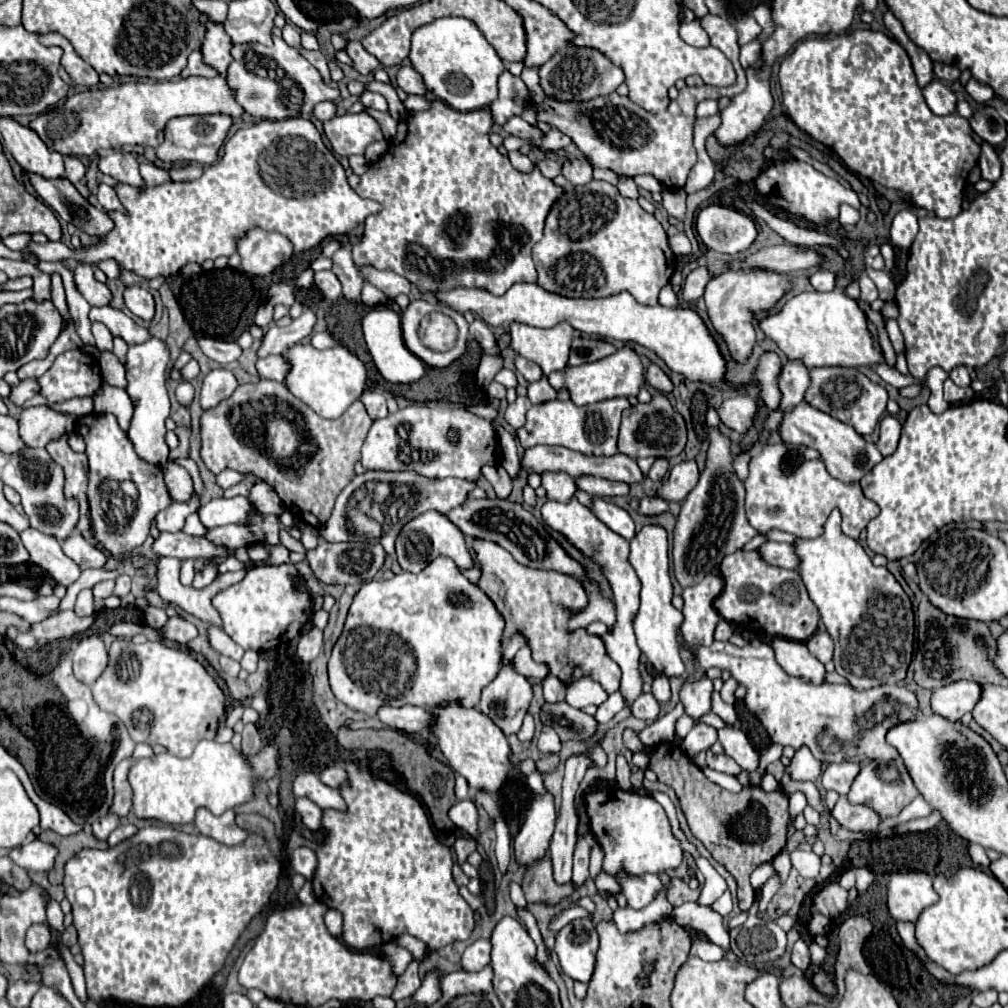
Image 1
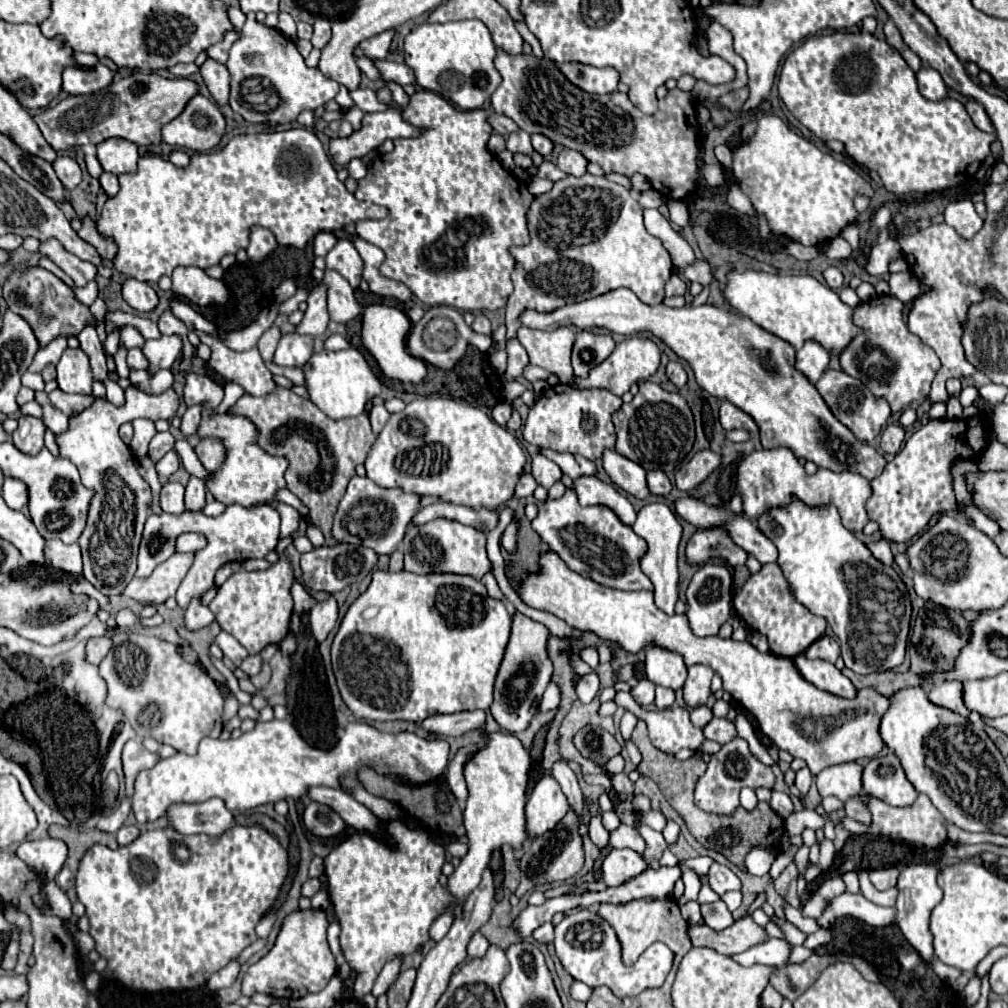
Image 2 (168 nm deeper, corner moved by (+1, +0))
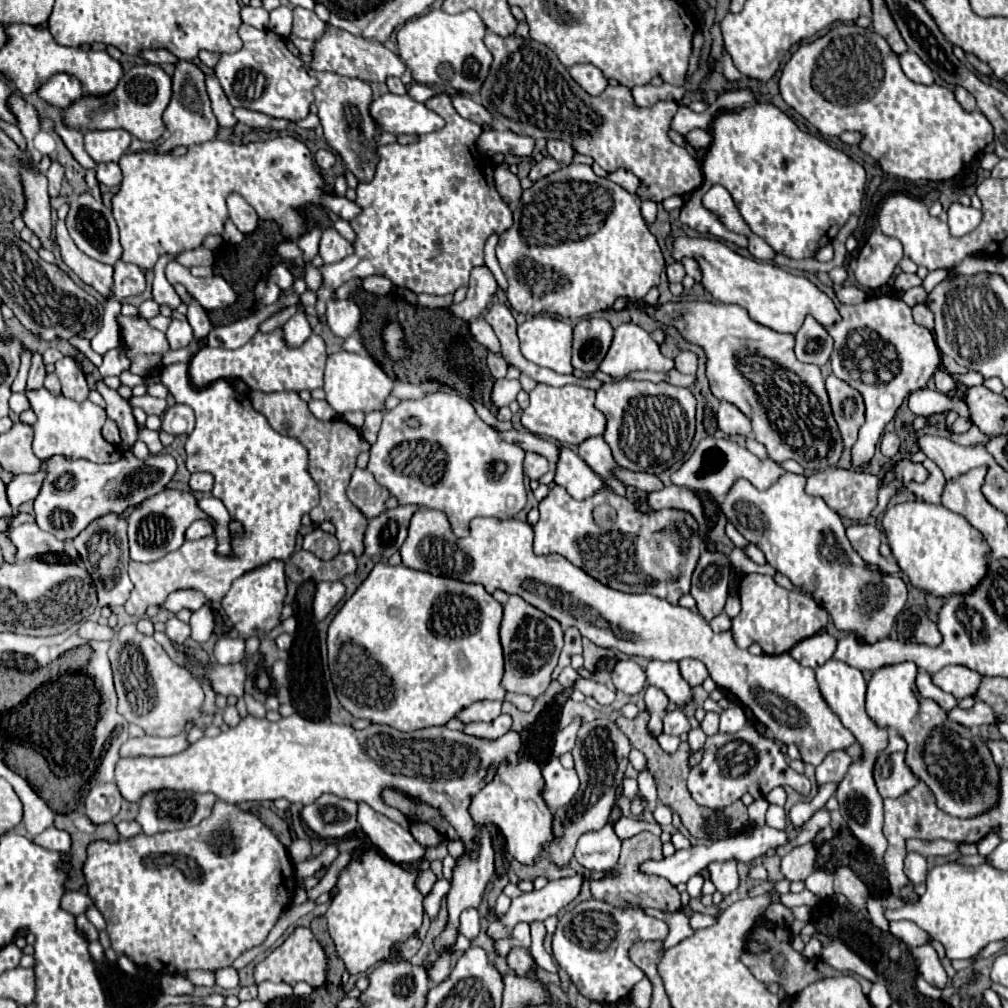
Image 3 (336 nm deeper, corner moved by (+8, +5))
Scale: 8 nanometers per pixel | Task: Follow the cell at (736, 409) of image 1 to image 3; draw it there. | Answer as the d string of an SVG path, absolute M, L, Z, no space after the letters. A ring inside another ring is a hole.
M720 402L720 408L716 412L718 428L726 434L750 434L750 420L730 402Z

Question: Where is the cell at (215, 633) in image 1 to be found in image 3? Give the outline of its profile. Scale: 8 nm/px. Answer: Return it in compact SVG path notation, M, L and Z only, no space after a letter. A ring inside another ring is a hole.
M222 636L214 646L214 658L218 664L232 664L244 656L244 640Z

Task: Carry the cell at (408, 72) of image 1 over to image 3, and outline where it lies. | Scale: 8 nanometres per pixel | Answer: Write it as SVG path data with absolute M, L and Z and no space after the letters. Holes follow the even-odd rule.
M328 24L328 30L326 30L326 36L316 40L314 60L312 60L310 68L334 72L334 74L340 74L340 76L358 78L358 80L364 80L364 82L386 82L386 78L402 76L404 70L406 70L402 58L396 56L394 52L390 52L384 44L374 44L370 40L362 40L362 36L352 36L350 32L334 28L330 24Z

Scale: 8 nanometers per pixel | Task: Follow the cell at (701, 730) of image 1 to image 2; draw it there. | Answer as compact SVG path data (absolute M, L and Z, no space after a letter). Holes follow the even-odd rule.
M717 717L703 729L703 733L705 733L707 739L713 739L713 741L717 741L717 743L721 743L721 745L725 745L725 743L729 743L731 739L737 737L735 723L729 721L729 719L717 719Z

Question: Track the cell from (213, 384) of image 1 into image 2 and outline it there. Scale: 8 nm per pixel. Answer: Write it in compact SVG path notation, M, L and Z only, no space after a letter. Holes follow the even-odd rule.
M195 405L195 407L189 407L183 417L181 417L181 433L183 435L193 435L197 433L197 427L199 427L199 421L201 421L201 405Z

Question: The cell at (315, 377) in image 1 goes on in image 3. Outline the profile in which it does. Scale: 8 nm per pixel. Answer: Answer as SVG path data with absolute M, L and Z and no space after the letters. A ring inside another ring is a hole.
M336 352L330 354L326 360L326 370L324 370L324 392L326 392L326 402L336 410L336 414L344 416L346 412L362 410L362 412L372 412L380 410L384 398L390 394L394 380L384 374L384 370L370 358L362 354L352 354L352 352Z

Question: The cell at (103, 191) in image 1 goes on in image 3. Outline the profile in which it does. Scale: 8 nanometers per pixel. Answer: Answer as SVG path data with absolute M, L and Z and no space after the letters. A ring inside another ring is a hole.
M116 162L114 164L98 164L96 166L96 178L104 186L118 186L122 180L122 172L120 172Z

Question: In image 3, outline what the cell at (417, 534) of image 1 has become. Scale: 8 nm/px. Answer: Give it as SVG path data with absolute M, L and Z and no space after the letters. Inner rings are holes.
M418 510L410 520L408 538L400 554L402 564L408 568L462 582L476 582L490 594L498 588L506 594L516 594L544 614L556 618L562 628L576 626L580 634L596 646L612 648L628 656L644 656L648 660L680 662L682 658L696 658L704 662L710 678L748 706L774 734L776 742L796 744L802 760L812 766L818 766L826 754L846 750L856 742L852 732L842 726L840 718L822 698L812 668L798 664L788 652L780 656L754 656L736 646L732 632L712 632L708 622L688 608L674 606L650 594L612 590L570 564L564 556L536 556L532 548L532 526L528 522L514 518L474 518L470 534L458 538L444 512Z

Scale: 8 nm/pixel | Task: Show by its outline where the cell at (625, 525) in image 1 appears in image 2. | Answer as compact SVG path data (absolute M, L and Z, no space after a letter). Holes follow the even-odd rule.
M577 477L573 481L573 491L579 497L581 505L607 505L611 507L619 519L625 525L631 525L635 521L635 509L633 505L609 483L601 481L599 477Z

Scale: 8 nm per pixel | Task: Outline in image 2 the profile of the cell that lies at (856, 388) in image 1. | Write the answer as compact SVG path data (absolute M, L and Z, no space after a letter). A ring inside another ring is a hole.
M829 369L829 371L823 373L823 377L815 385L817 385L821 397L825 399L825 403L831 407L833 415L845 427L849 427L851 433L859 441L873 441L881 433L883 425L887 425L887 421L889 421L889 405L887 405L887 401L881 401L881 399L873 397L873 393L869 393L869 389L861 381L845 375L843 371L831 371Z

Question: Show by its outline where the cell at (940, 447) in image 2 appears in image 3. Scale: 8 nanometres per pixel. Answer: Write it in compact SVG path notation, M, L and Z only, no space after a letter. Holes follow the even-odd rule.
M900 458L882 478L880 486L888 486L890 482L898 480L900 482L900 488L898 488L898 494L902 494L910 482L926 482L928 478L928 470L918 464L918 462L912 462L910 458Z

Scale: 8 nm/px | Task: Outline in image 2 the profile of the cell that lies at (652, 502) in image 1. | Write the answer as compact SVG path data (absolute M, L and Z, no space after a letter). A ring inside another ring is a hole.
M605 449L601 461L603 461L605 473L623 491L631 493L637 499L649 497L649 489L647 489L647 481L645 481L645 469L641 465L615 453L613 449Z

